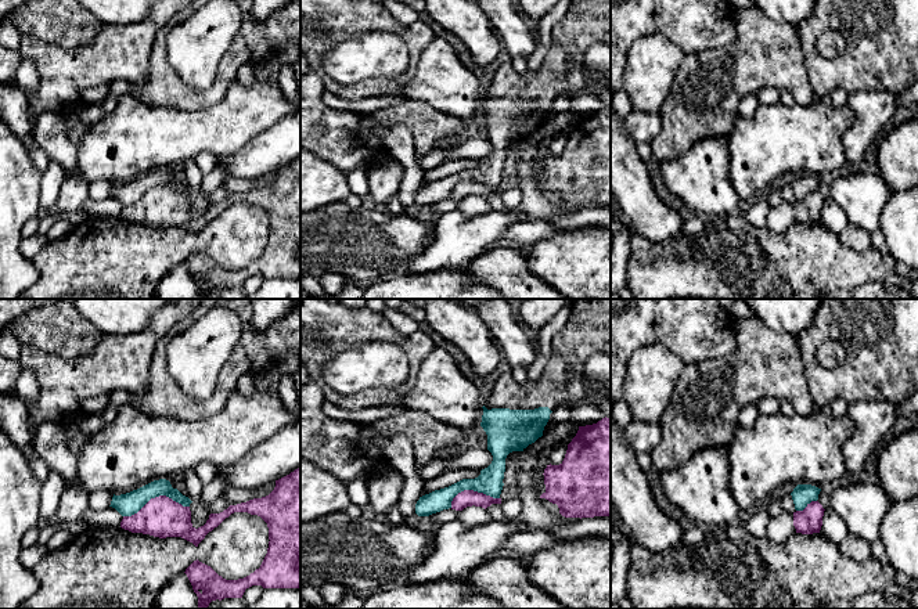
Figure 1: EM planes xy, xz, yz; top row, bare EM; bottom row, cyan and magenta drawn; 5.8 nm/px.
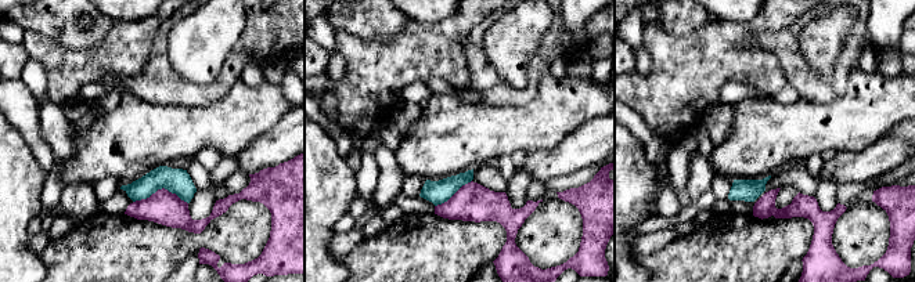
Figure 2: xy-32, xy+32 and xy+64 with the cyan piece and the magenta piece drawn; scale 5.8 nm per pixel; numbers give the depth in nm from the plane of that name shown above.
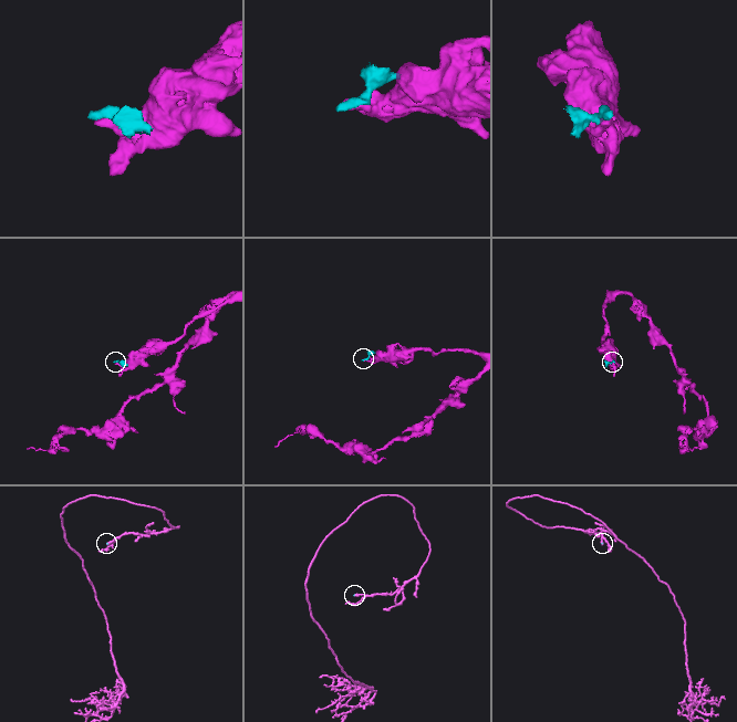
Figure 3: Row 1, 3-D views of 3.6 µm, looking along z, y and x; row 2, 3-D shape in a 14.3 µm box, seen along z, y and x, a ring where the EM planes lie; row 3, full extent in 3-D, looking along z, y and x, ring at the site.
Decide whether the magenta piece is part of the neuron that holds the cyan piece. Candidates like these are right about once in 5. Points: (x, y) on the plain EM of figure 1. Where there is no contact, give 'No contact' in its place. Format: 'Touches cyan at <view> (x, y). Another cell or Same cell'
Touches cyan at xy (155, 186). Another cell

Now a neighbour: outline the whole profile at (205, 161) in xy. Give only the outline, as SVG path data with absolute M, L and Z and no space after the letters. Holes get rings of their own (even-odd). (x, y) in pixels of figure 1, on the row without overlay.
M201 152L194 158L194 161L197 162L202 173L210 172L212 169L215 169L216 165L216 156L210 152Z

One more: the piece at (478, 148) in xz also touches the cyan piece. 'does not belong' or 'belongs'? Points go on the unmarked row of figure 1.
does not belong

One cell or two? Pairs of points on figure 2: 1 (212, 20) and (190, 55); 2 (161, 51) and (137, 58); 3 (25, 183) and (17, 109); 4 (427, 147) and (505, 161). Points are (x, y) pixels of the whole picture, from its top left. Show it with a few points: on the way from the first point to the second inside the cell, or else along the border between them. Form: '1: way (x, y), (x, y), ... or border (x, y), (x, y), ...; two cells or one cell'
1: way (212, 28), (197, 47); one cell
2: border (161, 24), (148, 62), (126, 76); two cells
3: border (14, 126), (36, 159); two cells
4: border (510, 154), (503, 154), (493, 162); two cells

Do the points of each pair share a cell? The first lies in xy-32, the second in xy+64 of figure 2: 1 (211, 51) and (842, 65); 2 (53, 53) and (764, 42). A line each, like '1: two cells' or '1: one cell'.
1: two cells
2: two cells

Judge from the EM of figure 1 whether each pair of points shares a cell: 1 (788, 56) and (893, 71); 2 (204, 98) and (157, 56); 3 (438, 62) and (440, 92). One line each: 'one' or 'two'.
1: two
2: one
3: one

